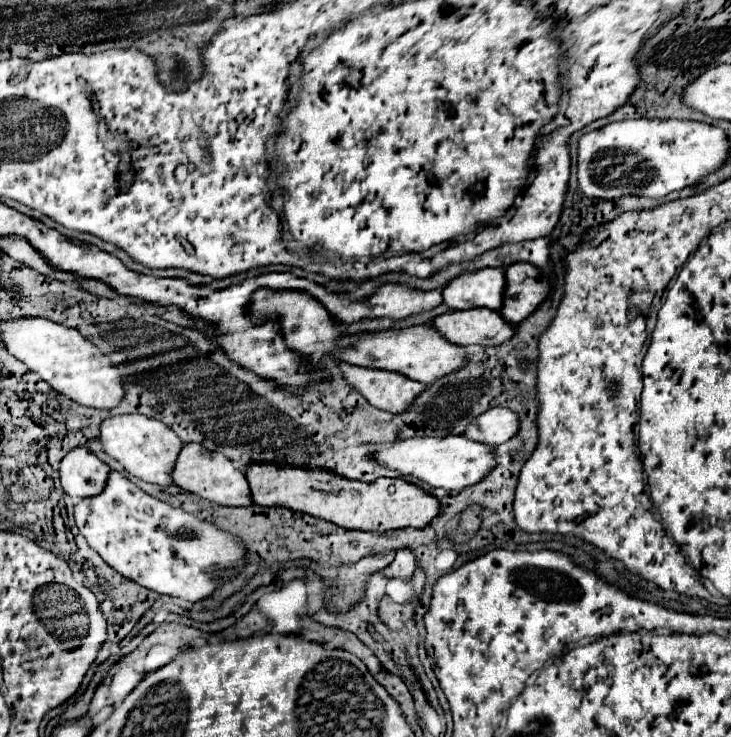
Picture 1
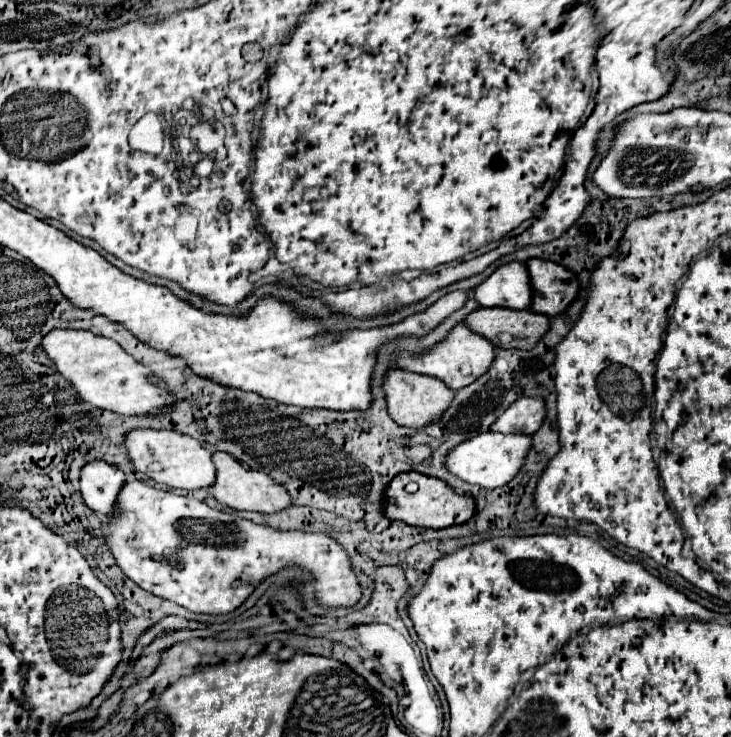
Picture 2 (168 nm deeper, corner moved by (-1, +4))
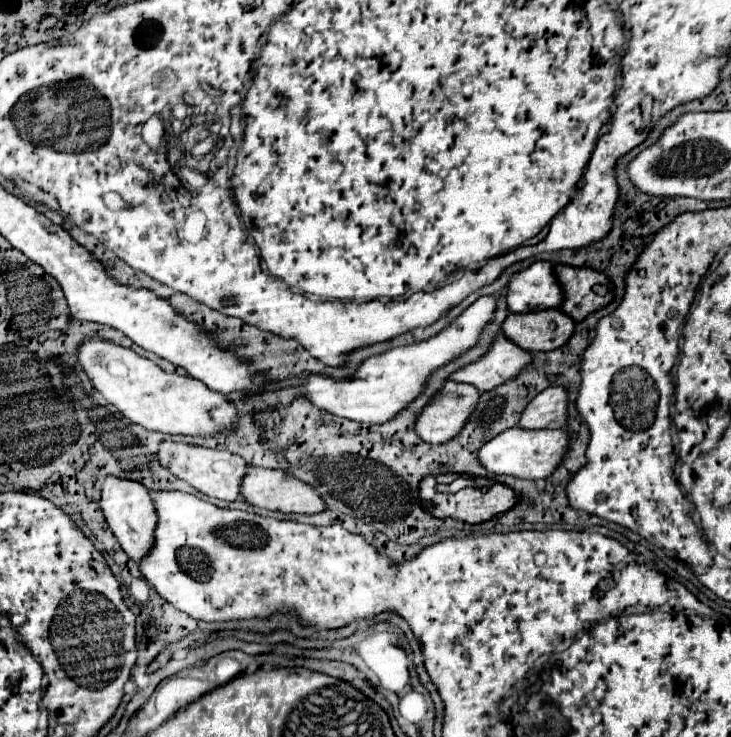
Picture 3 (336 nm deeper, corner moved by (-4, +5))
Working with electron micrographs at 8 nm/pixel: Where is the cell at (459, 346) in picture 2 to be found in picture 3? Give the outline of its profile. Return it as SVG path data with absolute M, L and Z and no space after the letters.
M501 334L481 360L461 368L451 378L455 382L473 384L477 390L487 392L493 390L497 384L503 384L505 380L517 376L521 368L529 366L529 360L533 360L531 352L519 348L515 342Z

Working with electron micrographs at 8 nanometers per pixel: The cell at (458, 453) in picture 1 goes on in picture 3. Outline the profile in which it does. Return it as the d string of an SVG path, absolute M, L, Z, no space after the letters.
M509 428L497 434L479 450L479 462L491 474L511 474L517 478L545 478L551 476L561 464L561 456L565 456L565 448L569 448L569 436L565 430L525 430L525 428Z

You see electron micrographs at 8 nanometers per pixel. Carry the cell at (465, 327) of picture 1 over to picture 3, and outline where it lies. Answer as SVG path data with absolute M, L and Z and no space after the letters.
M557 308L529 314L509 314L503 334L529 352L549 352L563 346L573 334L575 322Z

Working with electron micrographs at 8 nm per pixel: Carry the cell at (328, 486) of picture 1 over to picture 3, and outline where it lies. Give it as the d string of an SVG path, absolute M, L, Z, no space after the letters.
M441 474L441 476L429 476L421 482L419 494L423 500L423 506L437 518L457 518L469 524L479 524L485 520L491 520L497 514L507 512L509 508L513 508L513 504L517 504L517 496L513 496L513 490L501 482L493 484L489 492L481 492L481 488L463 488L457 494L451 492L437 492L437 484L451 484L455 478L459 478L457 474Z

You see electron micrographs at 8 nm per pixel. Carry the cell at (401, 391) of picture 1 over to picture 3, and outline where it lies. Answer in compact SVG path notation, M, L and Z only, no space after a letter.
M449 380L433 404L421 412L415 424L417 434L429 444L453 440L453 436L459 436L461 428L465 428L465 420L469 420L473 408L477 408L479 396L481 392L471 384Z

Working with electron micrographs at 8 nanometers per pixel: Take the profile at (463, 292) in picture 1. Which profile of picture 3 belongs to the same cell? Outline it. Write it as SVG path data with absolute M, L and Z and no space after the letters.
M535 262L531 268L515 274L509 282L507 304L515 314L559 308L563 290L555 276L555 268L549 262Z

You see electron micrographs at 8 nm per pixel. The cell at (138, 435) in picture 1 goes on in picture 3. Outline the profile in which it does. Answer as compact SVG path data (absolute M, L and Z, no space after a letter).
M161 442L159 446L159 462L163 468L171 470L177 478L191 484L195 490L199 490L205 496L237 502L241 500L241 480L245 478L245 472L249 464L227 450L211 450L203 446L191 446L185 442Z

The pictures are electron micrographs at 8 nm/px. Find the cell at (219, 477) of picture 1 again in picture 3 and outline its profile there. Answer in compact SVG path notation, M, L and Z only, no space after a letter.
M251 466L247 476L243 478L241 492L247 504L267 508L267 510L279 510L279 512L299 512L299 514L317 514L327 508L327 504L321 500L321 494L315 488L309 488L309 484L297 480L295 476L289 476L281 470L265 470Z

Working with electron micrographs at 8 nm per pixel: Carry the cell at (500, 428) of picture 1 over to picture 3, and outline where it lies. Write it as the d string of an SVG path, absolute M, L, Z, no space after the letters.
M549 386L529 402L519 426L527 430L565 428L567 426L567 390L563 386Z

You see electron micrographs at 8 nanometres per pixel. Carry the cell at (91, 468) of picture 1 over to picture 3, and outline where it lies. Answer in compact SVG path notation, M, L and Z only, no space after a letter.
M109 476L103 484L101 508L105 512L111 532L115 534L115 538L121 544L121 548L139 564L141 556L145 556L145 552L149 552L149 548L153 548L153 532L157 526L157 512L155 512L155 504L151 500L149 490L139 482Z

